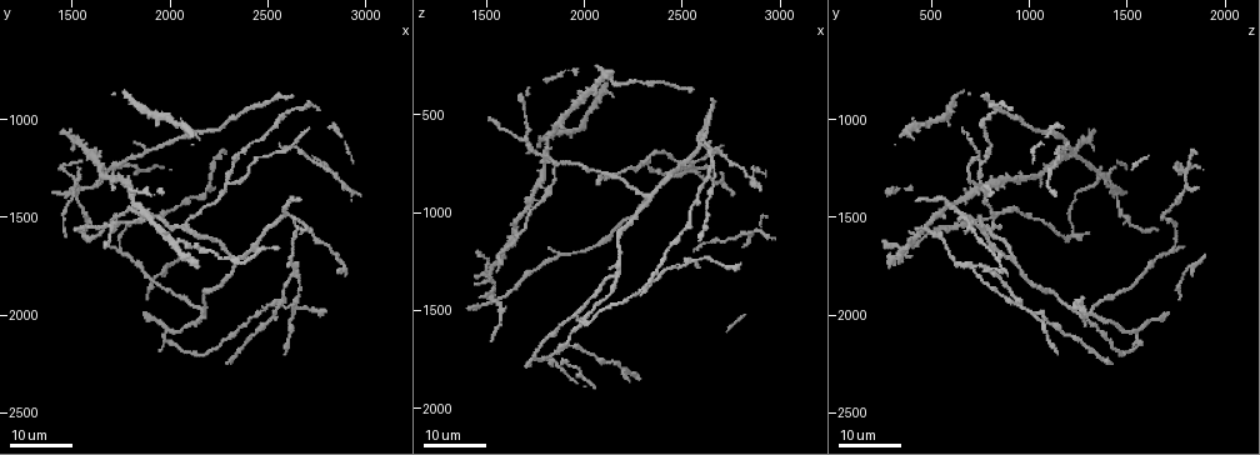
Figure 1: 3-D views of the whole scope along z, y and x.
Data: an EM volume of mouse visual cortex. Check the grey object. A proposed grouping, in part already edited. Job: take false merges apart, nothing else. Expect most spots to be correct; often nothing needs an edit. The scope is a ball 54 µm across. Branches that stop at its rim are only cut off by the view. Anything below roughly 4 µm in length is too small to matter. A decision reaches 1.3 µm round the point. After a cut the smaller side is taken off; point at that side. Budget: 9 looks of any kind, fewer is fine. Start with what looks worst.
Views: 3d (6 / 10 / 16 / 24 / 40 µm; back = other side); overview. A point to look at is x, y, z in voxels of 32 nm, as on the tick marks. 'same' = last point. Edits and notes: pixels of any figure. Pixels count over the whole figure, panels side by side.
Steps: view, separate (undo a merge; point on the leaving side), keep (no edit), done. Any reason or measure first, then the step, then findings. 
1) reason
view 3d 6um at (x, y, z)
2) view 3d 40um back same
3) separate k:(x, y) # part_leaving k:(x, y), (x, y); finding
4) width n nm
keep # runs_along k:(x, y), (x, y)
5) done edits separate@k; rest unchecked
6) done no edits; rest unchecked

three-way junction
view 3d 16um at (2300, 1330, 750)

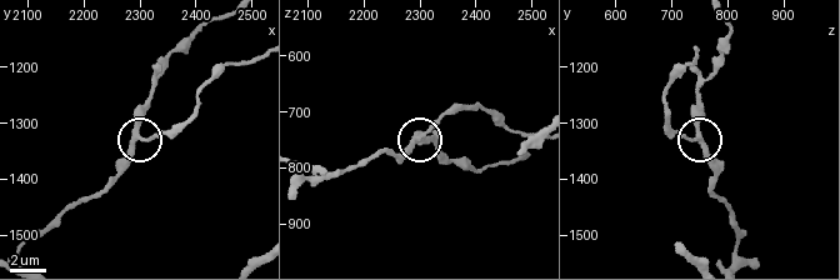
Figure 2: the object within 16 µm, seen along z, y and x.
zoom in
view 3d 10um at (2305, 1330, 750)

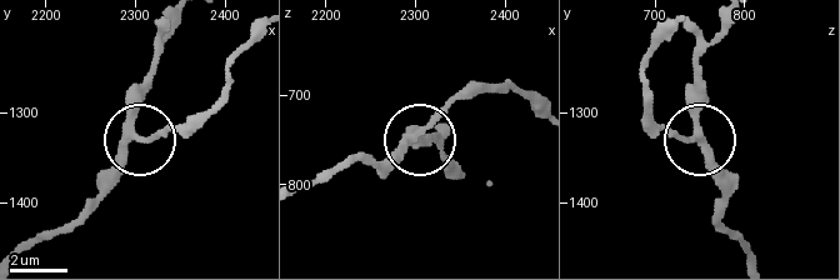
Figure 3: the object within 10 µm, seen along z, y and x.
width 250 nm
keep # runs_along 3:(304, 189), (354, 160), (390, 158), (466, 88); continuous, no second cell

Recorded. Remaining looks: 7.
arms part here
view 3d 16um at (2610, 1500, 650)

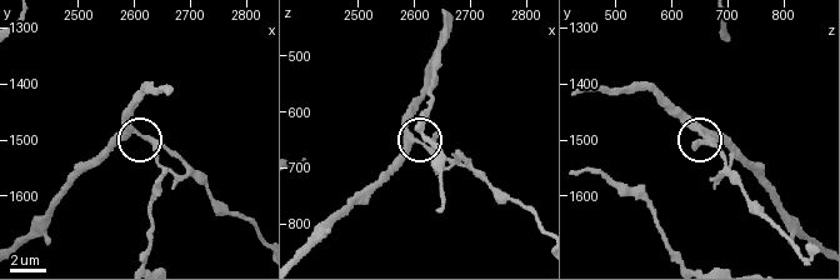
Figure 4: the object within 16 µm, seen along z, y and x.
view 3d 10um at (2605, 1490, 650)

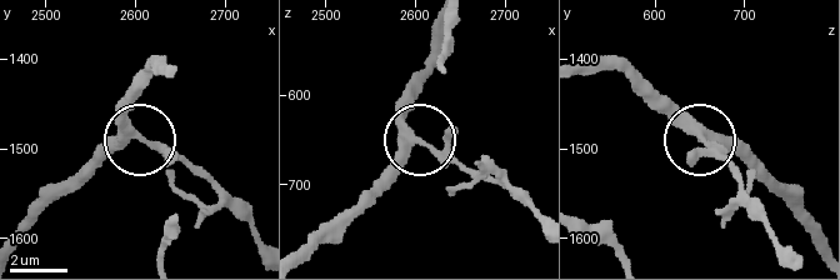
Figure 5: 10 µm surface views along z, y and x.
from behind
view 3d 10um back at (2605, 1485, 650)

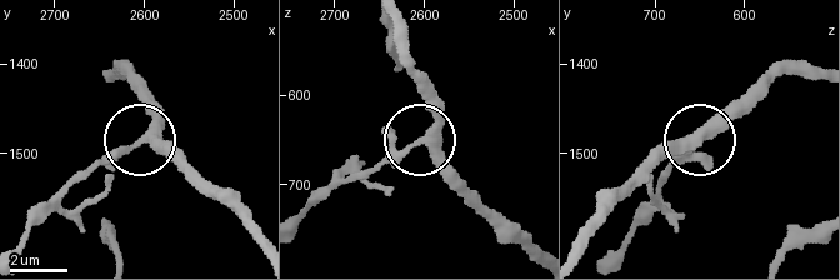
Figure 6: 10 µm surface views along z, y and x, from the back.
side_arm 9 um; arms 3
keep # all the same cell

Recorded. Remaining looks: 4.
four or more arms meet
view 3d 24um at (2690, 1560, 690)

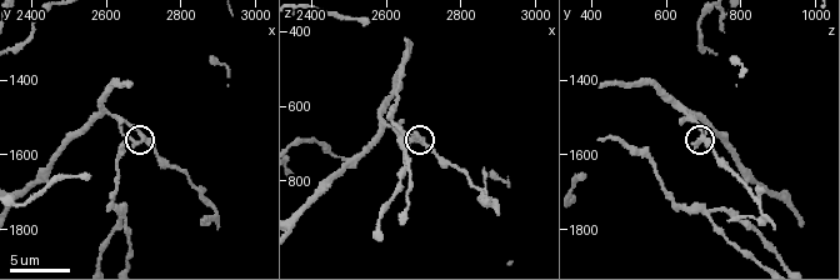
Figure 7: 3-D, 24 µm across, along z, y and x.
view 3d 10um at (2700, 1550, 700)

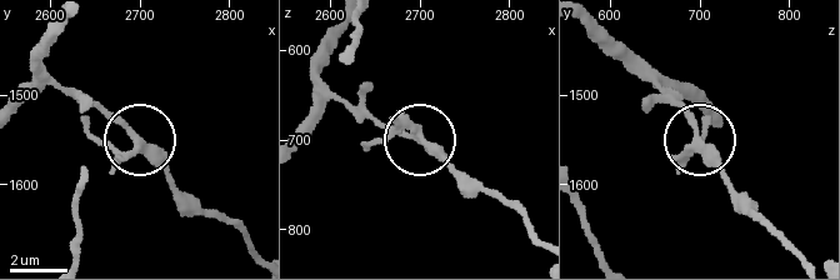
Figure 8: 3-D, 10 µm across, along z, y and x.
view 3d 6um at (2705, 1560, 705)

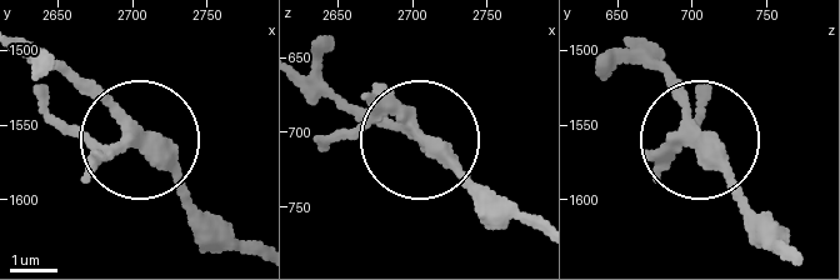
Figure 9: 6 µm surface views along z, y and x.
arms 4
keep # runs_along 9:(310, 81), (410, 133), (383, 118), (326, 136); continuous, no second cell

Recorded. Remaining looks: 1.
three arms meet
view 3d 10um at (2640, 1760, 710)

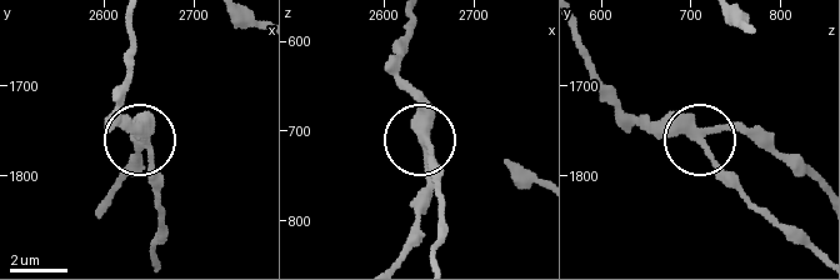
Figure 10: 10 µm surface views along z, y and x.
side_arm 13 um
keep # runs_along 10:(818, 184), (718, 126), (689, 139), (668, 126), (619, 126); all the same cell

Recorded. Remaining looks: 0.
done no edits; rest unchecked

